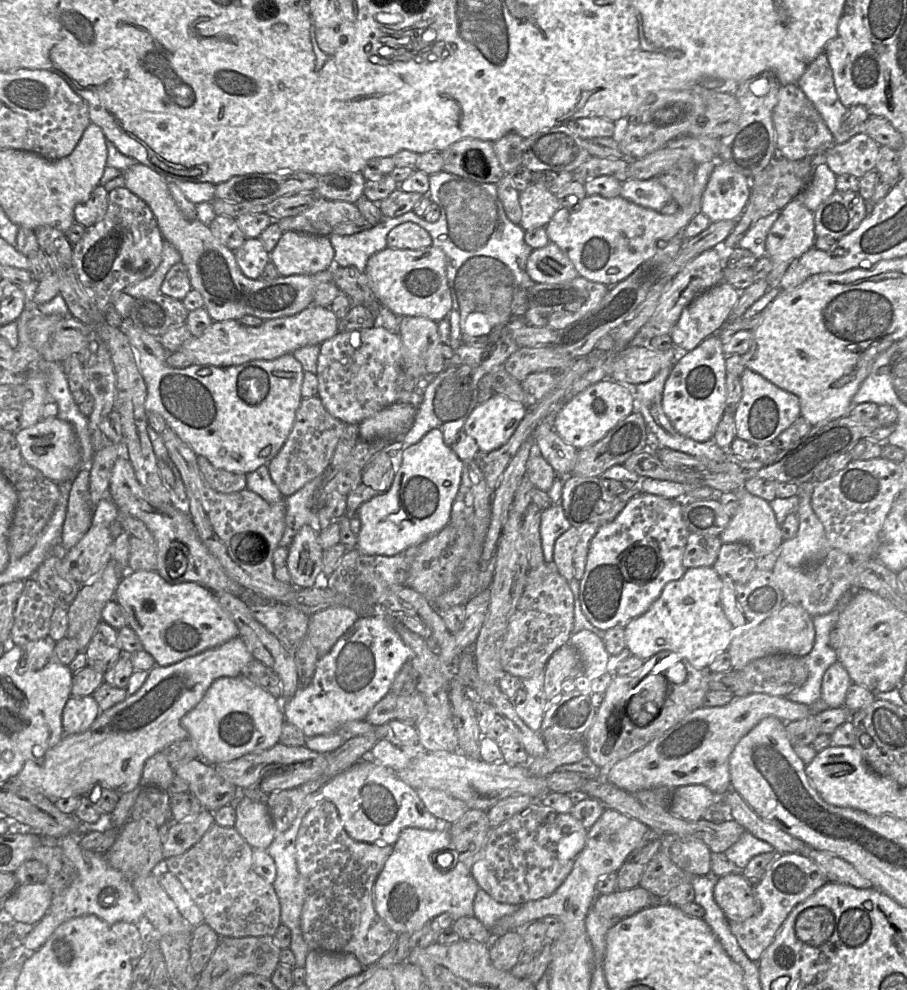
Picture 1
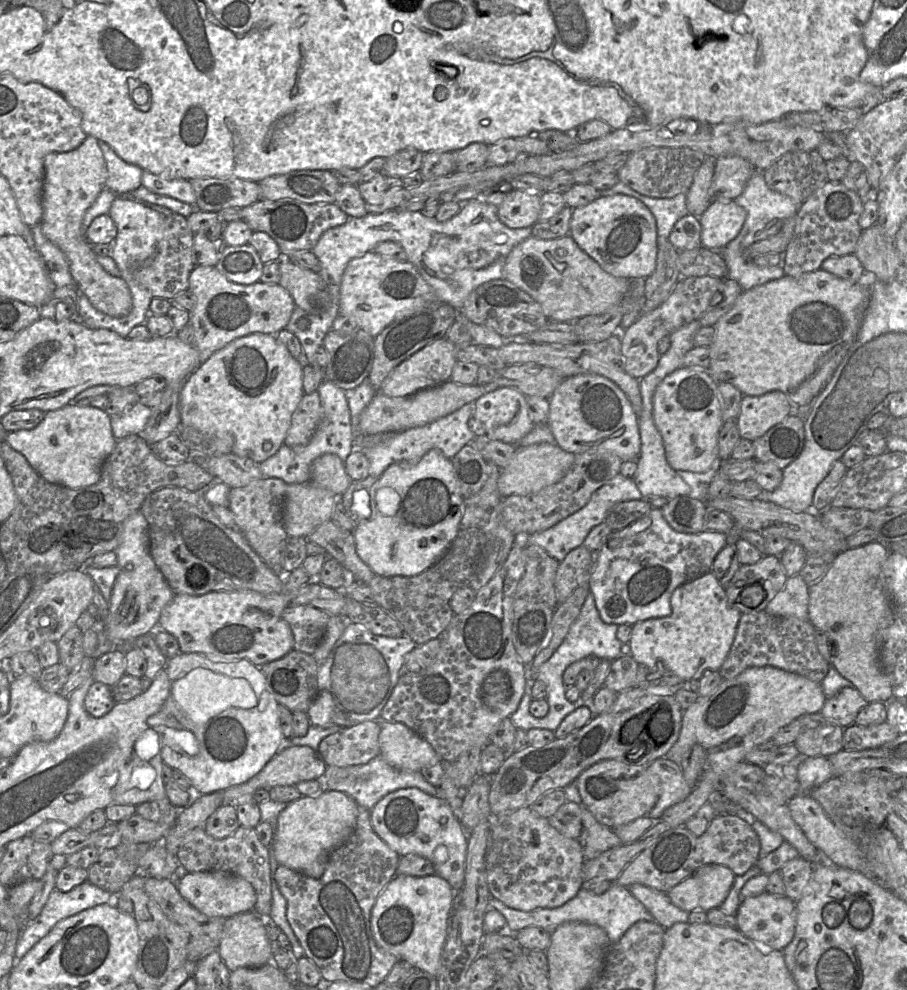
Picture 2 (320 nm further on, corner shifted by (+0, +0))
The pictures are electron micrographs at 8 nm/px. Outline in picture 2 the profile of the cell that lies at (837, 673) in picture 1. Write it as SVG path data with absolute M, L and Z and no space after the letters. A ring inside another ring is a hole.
M844 687L835 696L827 698L820 713L843 728L855 723L855 719L868 702L854 687Z

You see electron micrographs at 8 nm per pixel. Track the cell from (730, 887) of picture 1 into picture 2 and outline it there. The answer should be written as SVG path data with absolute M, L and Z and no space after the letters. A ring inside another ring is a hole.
M764 892L742 899L736 912L737 929L753 943L765 949L783 950L793 939L796 923L796 904L786 896Z

